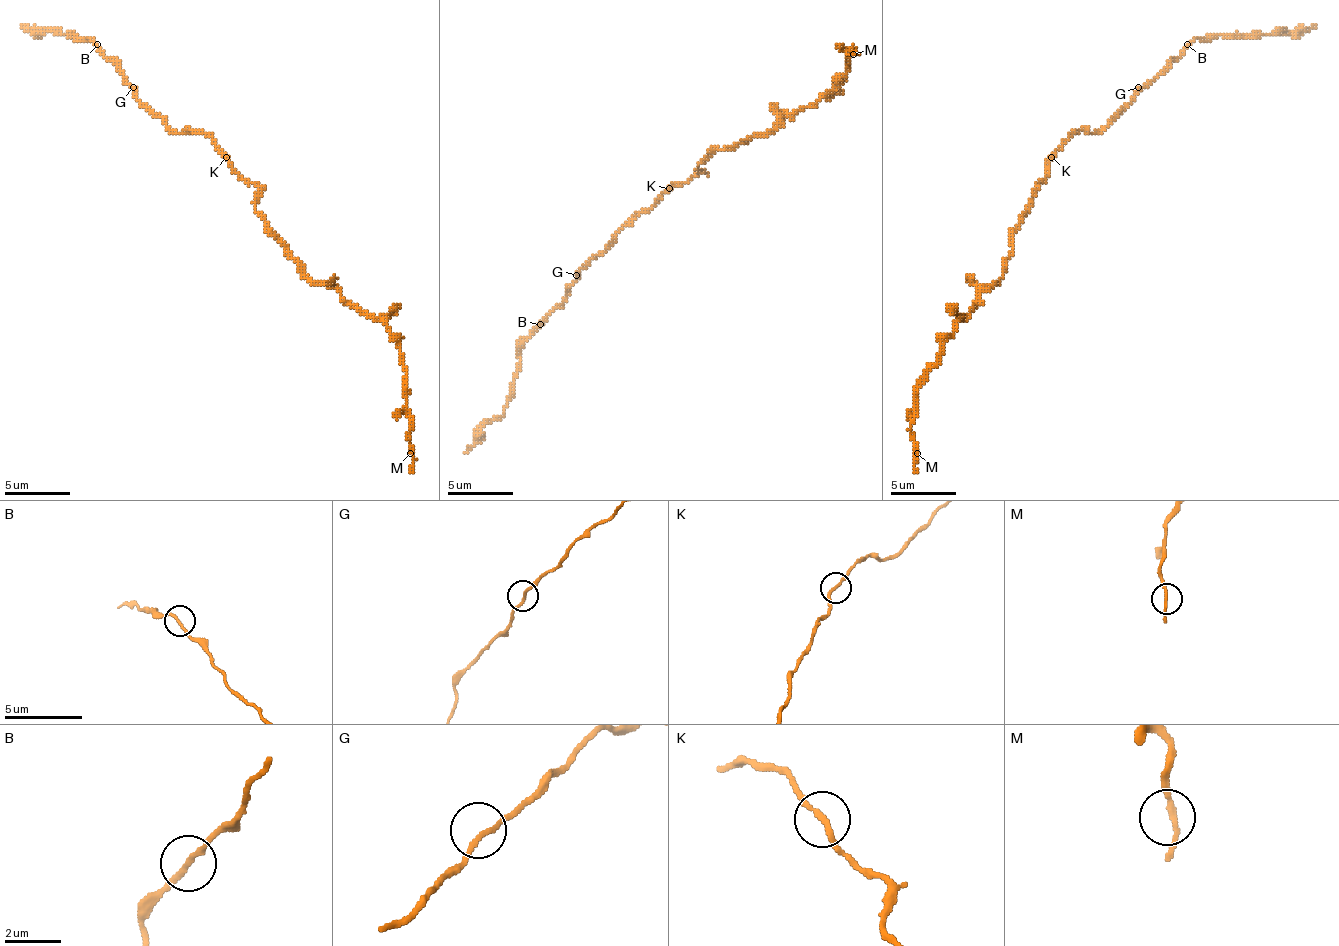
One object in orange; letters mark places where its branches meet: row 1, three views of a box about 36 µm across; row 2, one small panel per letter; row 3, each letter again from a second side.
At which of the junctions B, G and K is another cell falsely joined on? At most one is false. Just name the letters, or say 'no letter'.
K

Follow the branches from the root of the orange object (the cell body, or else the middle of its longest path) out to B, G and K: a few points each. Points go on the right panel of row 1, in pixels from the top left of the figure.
B: (1046, 176), (1049, 156), (1072, 133), (1079, 130), (1092, 133), (1102, 130), (1187, 44)
G: (1046, 176), (1049, 156), (1072, 133), (1079, 130), (1092, 133), (1102, 130), (1135, 97), (1138, 87)
K: (1046, 176), (1046, 163), (1052, 156)

